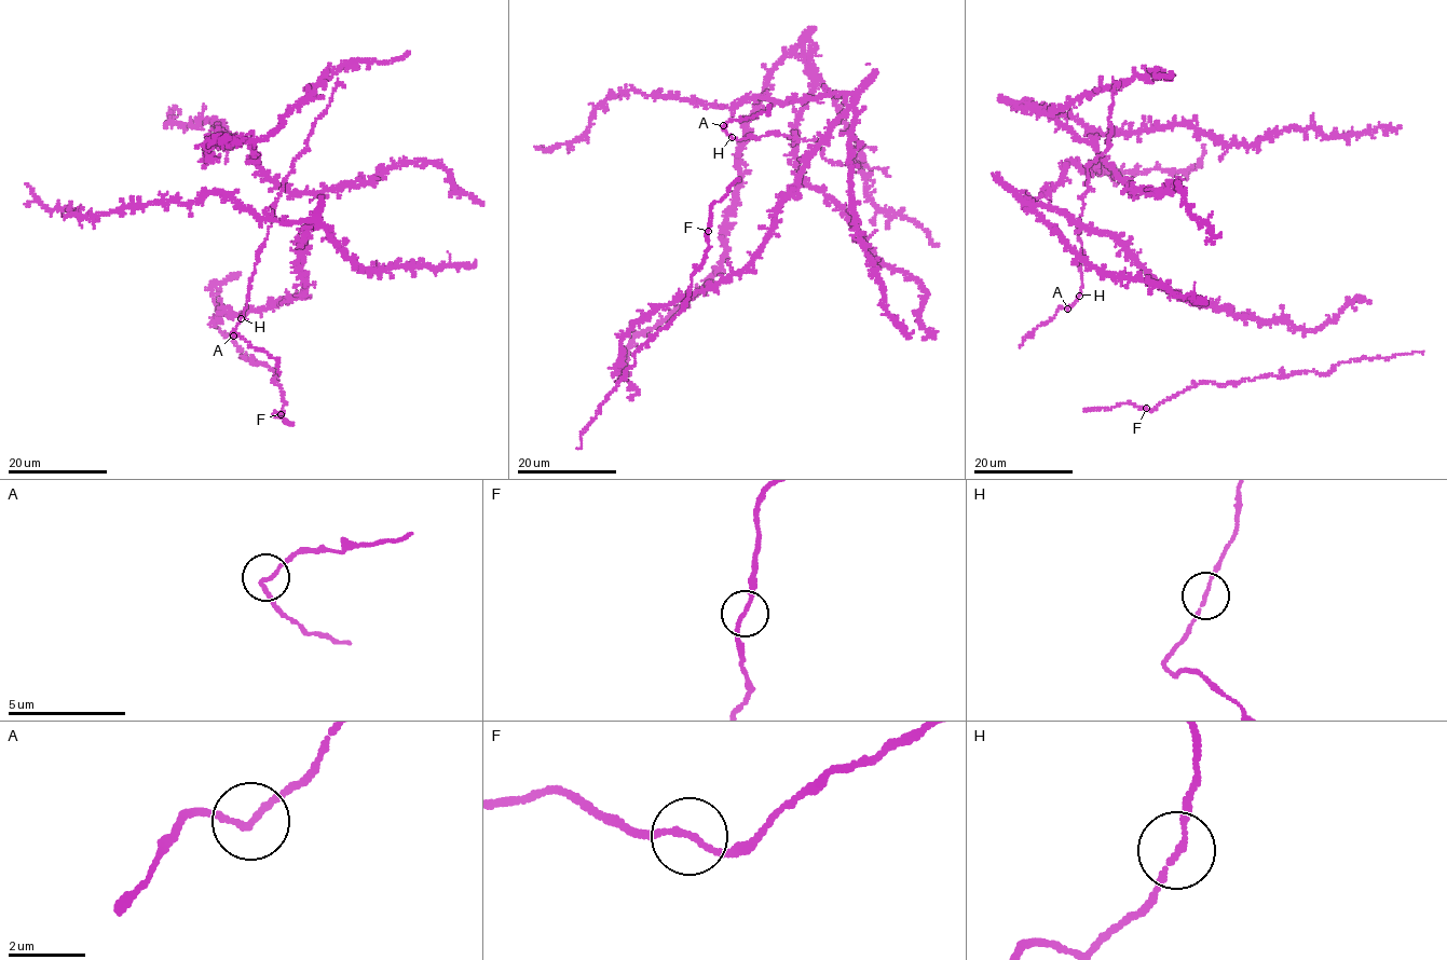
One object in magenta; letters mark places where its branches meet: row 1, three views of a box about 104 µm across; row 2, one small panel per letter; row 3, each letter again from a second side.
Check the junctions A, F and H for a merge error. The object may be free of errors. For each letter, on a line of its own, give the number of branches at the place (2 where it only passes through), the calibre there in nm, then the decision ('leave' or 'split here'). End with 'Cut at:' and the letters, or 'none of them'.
A: 2 branches meet; 160 nm thick; leave
F: 2 branches meet; 150 nm thick; leave
H: 2 branches meet; 130 nm thick; leave
Cut at: none of them

